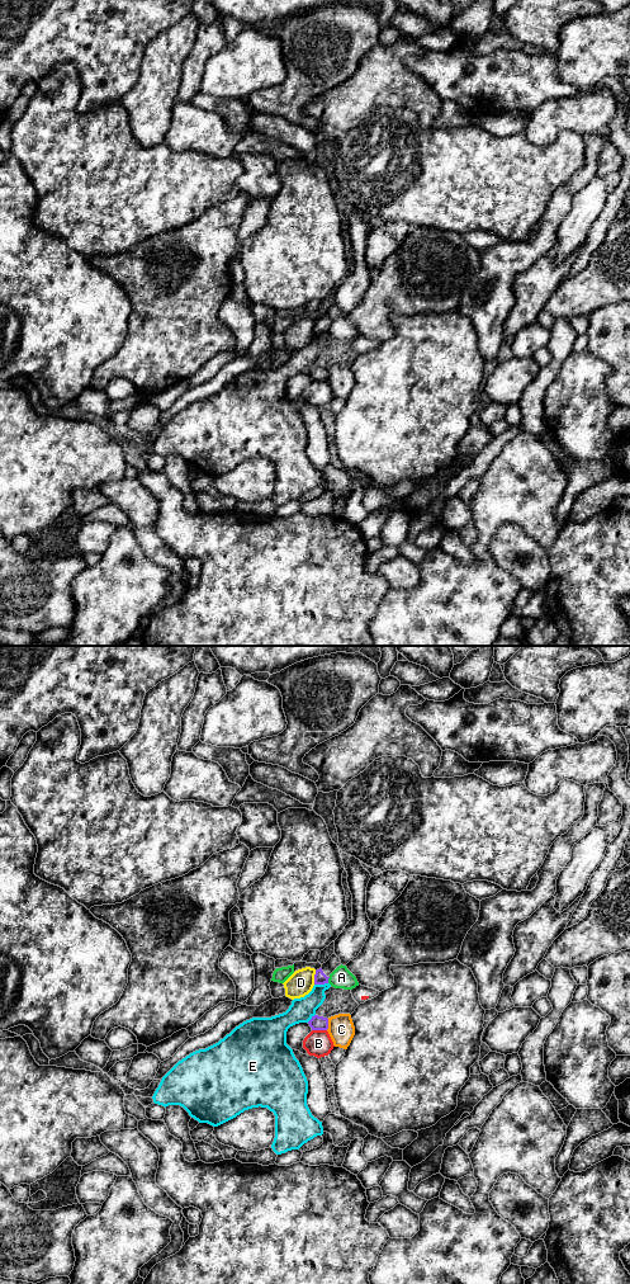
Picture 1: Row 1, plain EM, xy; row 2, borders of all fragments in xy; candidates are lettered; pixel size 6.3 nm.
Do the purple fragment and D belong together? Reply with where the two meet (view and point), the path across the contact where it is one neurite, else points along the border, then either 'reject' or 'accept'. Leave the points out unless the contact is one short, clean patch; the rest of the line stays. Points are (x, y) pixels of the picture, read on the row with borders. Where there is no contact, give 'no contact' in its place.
meets purple in xy at (314, 977); border along xy (316, 971), (313, 983); reject

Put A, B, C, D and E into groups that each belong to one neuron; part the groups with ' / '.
A / B / C / D / E

